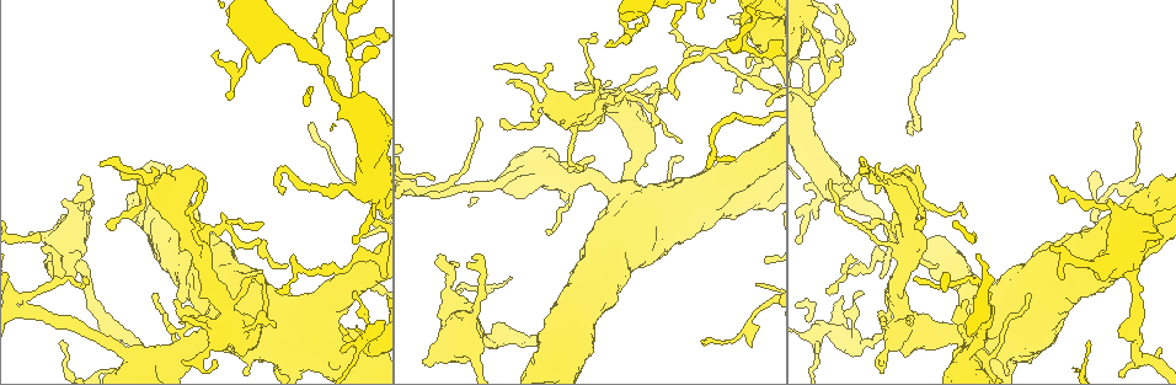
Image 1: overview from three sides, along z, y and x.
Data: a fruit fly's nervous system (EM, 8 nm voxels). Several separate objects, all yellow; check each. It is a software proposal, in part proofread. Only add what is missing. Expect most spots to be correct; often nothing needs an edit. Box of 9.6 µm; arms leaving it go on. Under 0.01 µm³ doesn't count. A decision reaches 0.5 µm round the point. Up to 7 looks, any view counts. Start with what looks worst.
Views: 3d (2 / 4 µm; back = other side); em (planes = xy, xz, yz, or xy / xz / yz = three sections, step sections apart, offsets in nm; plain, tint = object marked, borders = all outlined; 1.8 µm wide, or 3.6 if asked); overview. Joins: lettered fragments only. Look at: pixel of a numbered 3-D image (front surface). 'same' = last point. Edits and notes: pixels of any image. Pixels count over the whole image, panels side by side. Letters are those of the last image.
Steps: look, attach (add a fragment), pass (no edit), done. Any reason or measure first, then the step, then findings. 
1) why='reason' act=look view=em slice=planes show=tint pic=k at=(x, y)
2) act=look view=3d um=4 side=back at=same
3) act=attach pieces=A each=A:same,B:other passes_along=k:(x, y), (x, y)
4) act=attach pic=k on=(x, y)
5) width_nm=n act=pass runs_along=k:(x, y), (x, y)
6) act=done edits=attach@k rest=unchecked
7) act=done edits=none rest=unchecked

why='thick turns thin' act=look view=em slice=xy step=8 show=tint pic=1 at=(31, 311)

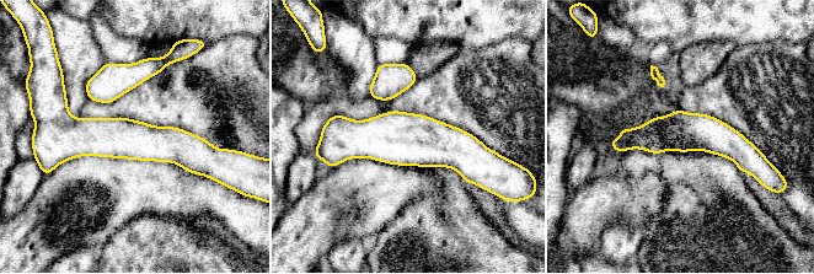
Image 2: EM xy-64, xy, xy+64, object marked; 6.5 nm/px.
act=look view=em slice=planes show=borders at=same

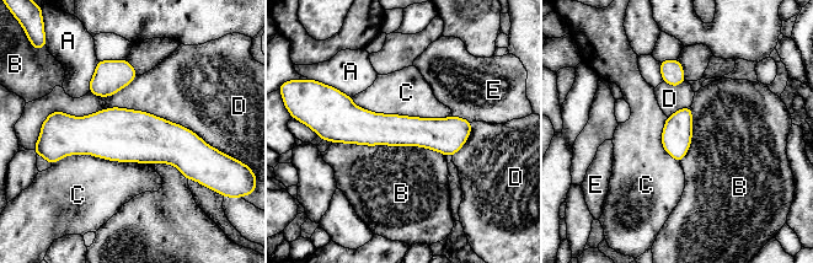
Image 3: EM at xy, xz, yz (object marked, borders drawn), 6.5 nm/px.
act=pass each=A:other,B:other,C:other,D:other,E:other runs_along=3:(54, 127), (201, 146) found='no lettered fragment goes on from it'

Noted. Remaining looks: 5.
why='long arm stops here' act=look view=em slice=planes show=borders pic=1 at=(677, 99)

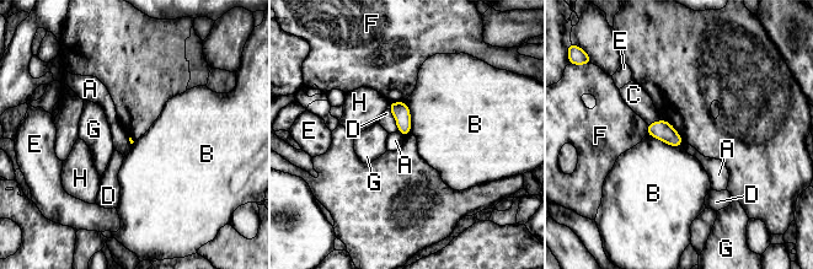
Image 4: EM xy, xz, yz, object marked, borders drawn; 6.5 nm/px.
act=pass each=A:other,B:other,C:other,D:other,E:other,F:other,G:other,H:other border=4:(397, 130), (405, 136) found='none of them fits'

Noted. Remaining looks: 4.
why='an open end' act=look view=em slice=xz step=8 show=tint pic=1 at=(733, 89)

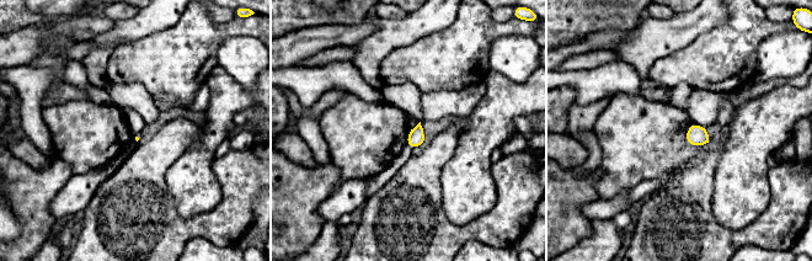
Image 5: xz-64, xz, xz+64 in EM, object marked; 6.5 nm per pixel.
act=look view=em slice=planes show=borders at=same

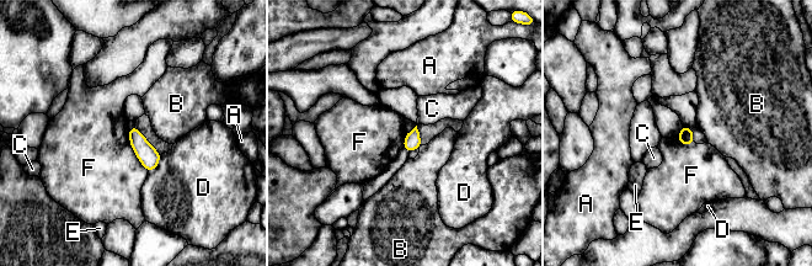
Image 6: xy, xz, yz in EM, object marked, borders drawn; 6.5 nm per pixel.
width_nm=100 act=pass each=A:other,B:other,C:other,D:other,E:other,F:other border=6:(128, 127), (128, 143), (148, 171) found='no lettered fragment goes on from it'

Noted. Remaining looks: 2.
act=done edits=none rest=unchecked

